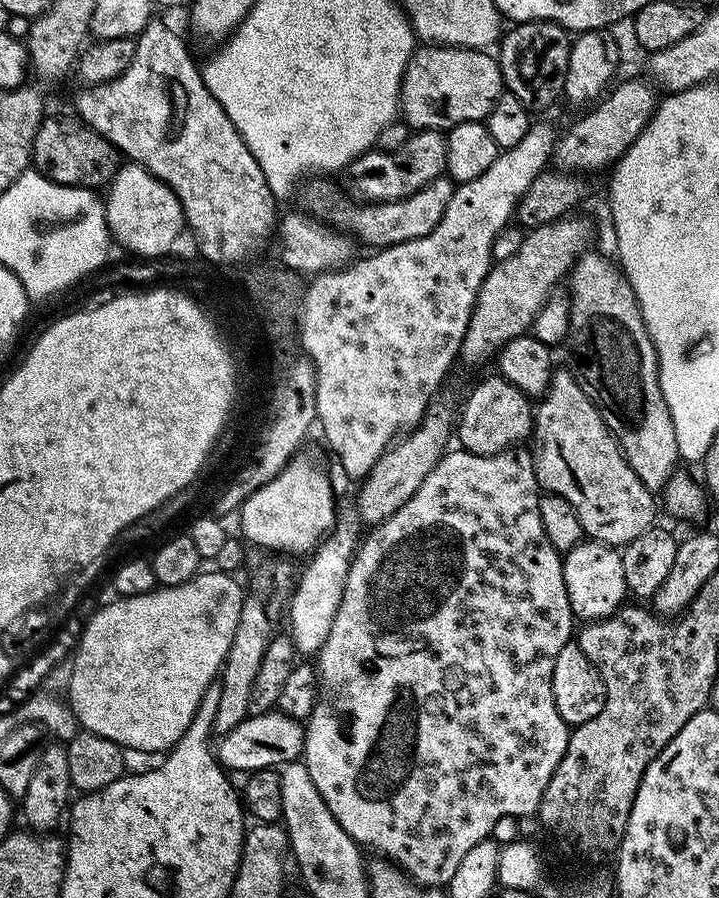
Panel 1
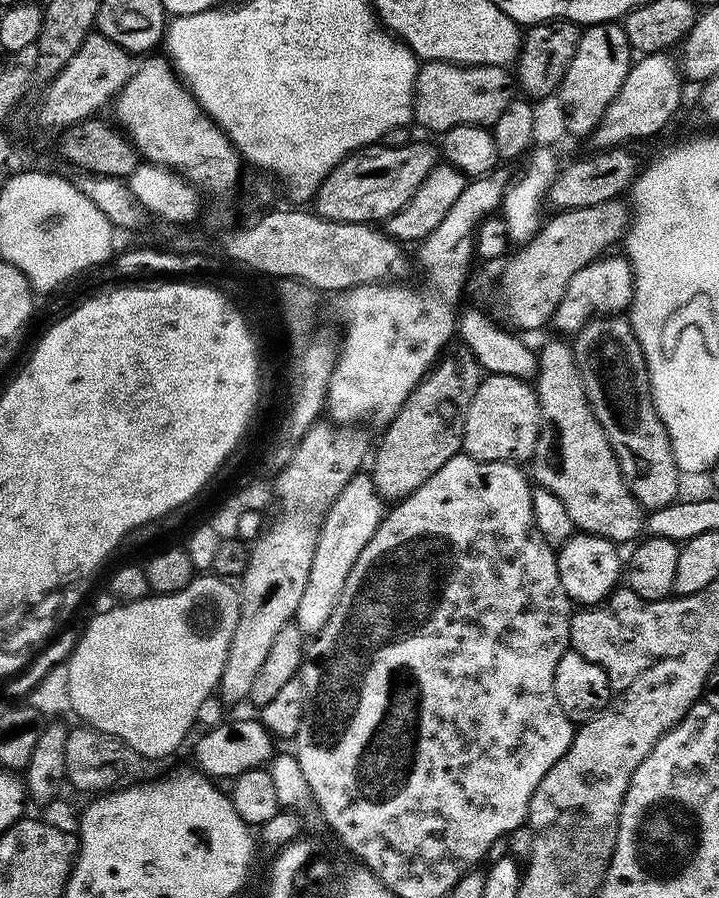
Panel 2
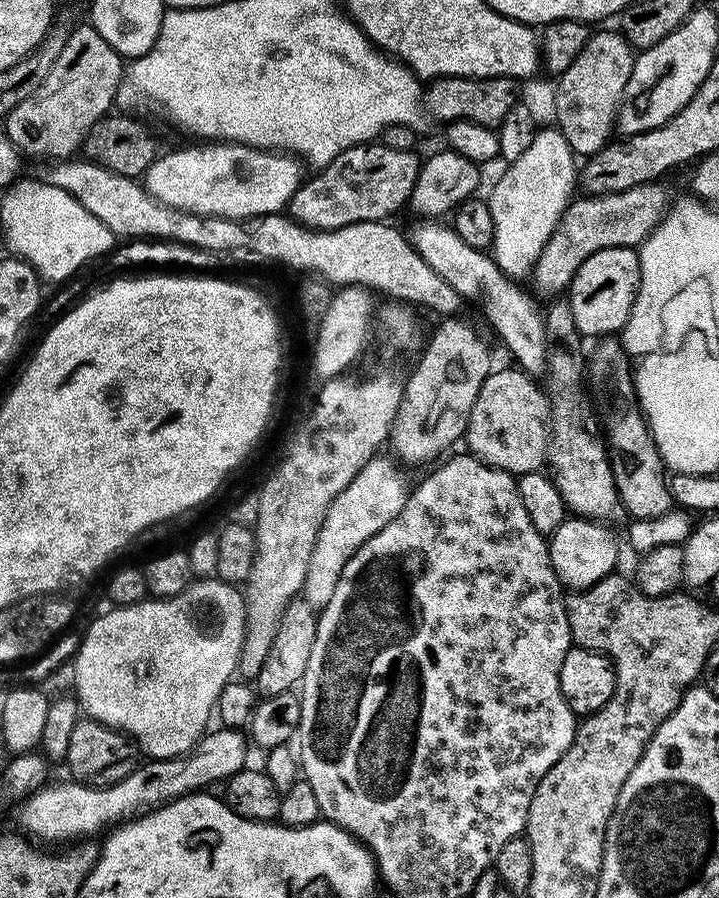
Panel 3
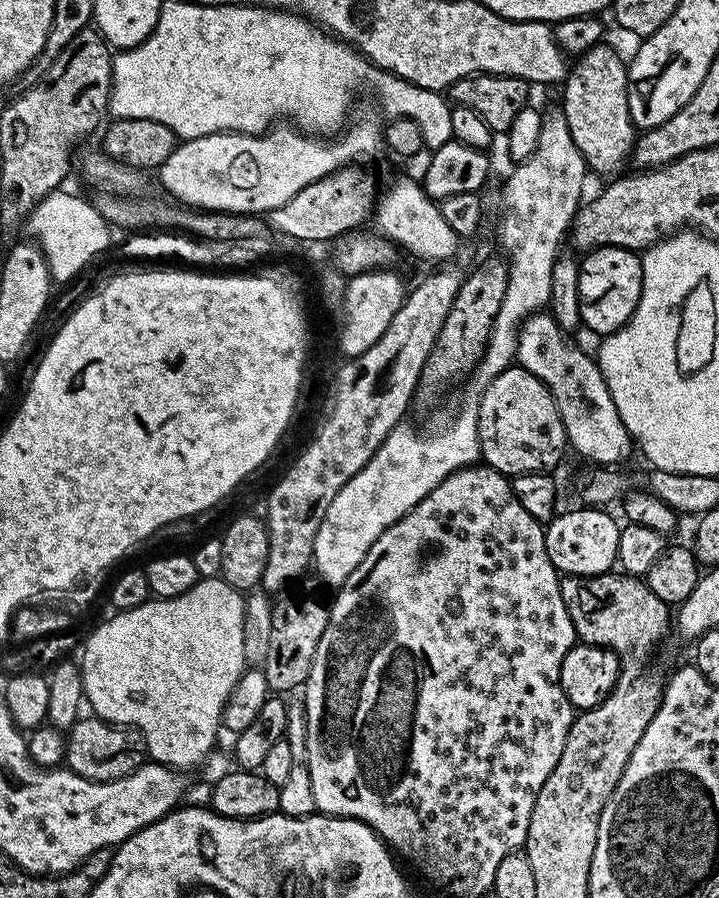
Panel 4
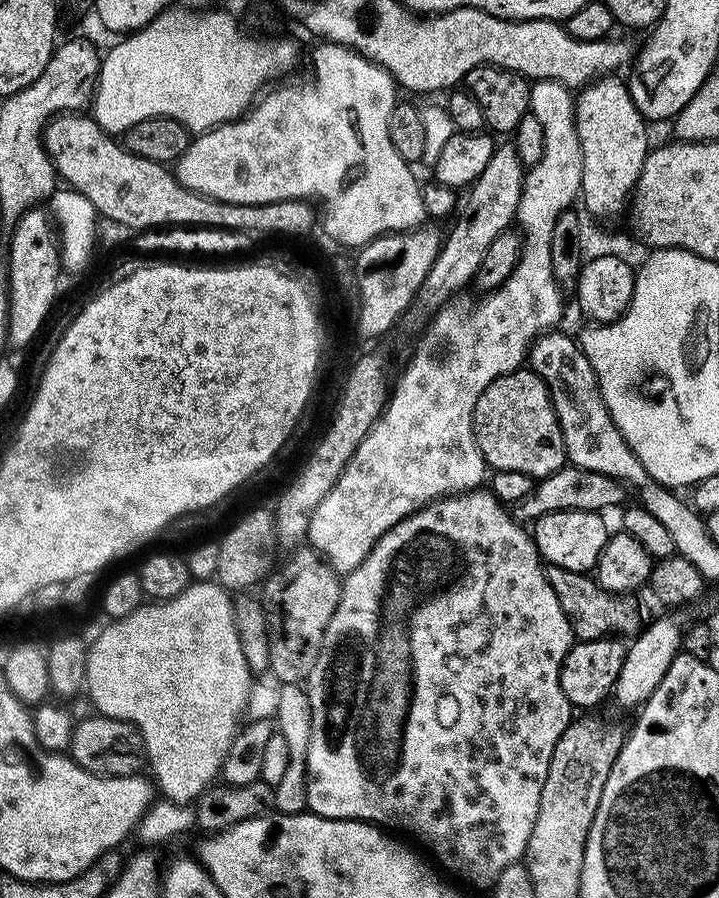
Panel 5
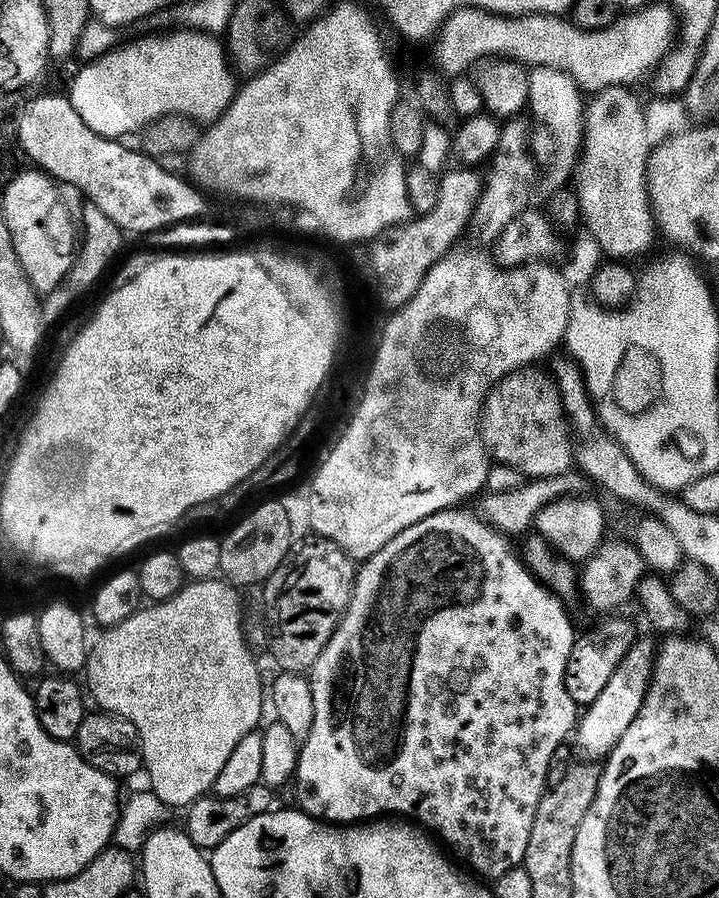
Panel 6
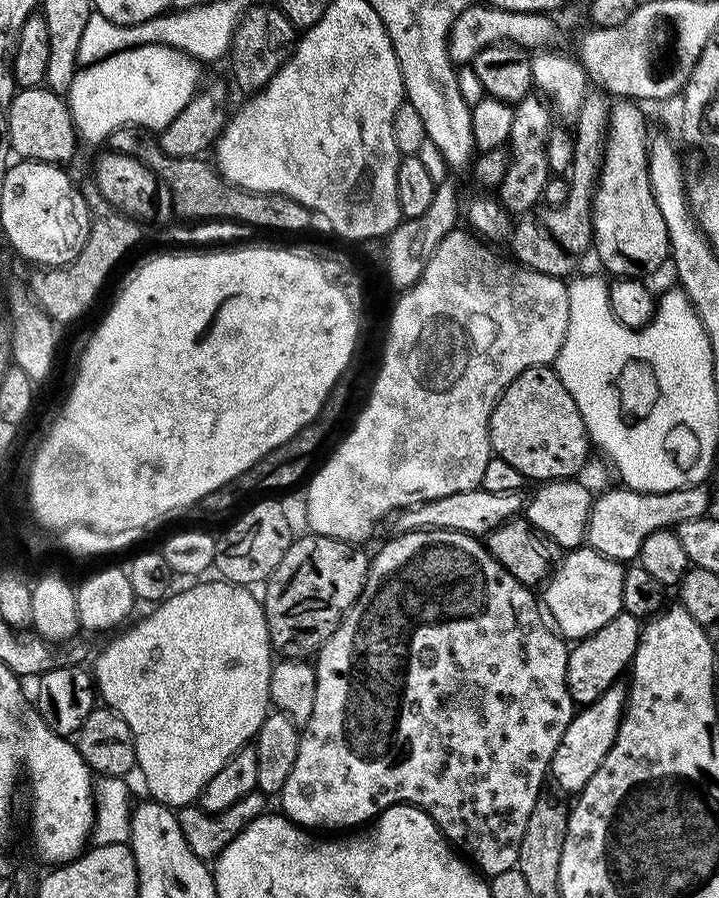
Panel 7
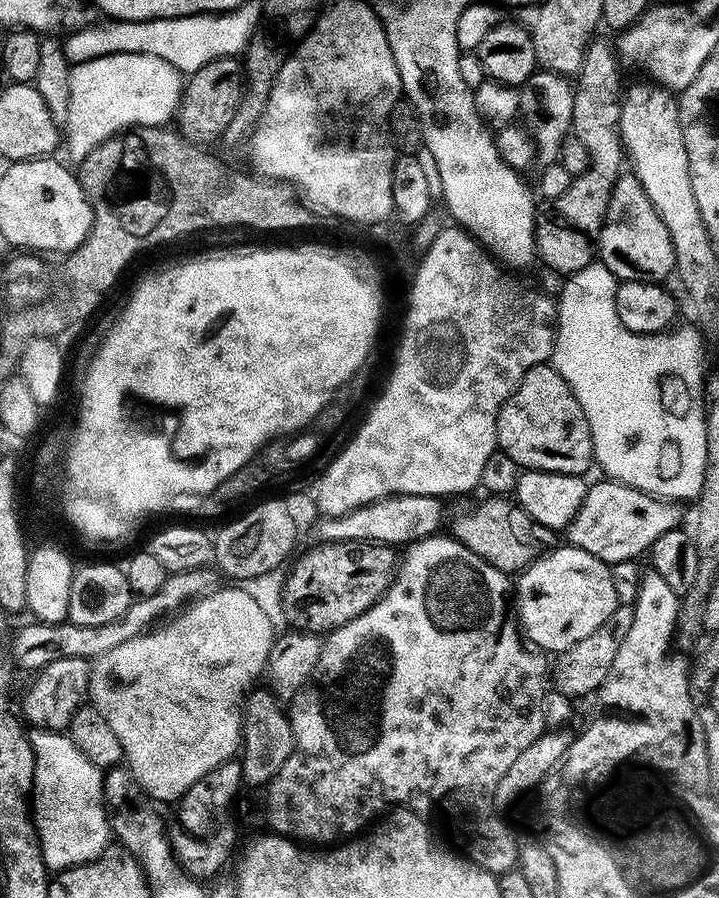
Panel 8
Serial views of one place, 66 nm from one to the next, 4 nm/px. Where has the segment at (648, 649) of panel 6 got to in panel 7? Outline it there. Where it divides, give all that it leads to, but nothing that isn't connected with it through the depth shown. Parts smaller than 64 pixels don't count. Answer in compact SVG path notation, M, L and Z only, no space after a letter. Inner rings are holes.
M617 682L610 685L594 703L581 707L573 715L570 726L566 726L566 734L562 734L562 742L558 742L558 750L554 750L551 779L556 779L556 784L564 792L579 794L590 782L594 770L602 766L602 758L614 746L614 738L620 729L620 719L624 716L626 707L626 688L623 683Z

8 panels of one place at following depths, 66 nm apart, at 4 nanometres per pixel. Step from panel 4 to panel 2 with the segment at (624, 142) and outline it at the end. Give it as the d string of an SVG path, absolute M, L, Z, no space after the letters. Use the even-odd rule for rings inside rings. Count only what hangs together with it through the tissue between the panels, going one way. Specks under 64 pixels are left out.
M608 21L606 23L587 25L580 35L574 58L567 67L566 74L557 88L565 128L572 137L589 137L596 128L601 114L621 89L634 60L634 53L629 46L623 25Z

